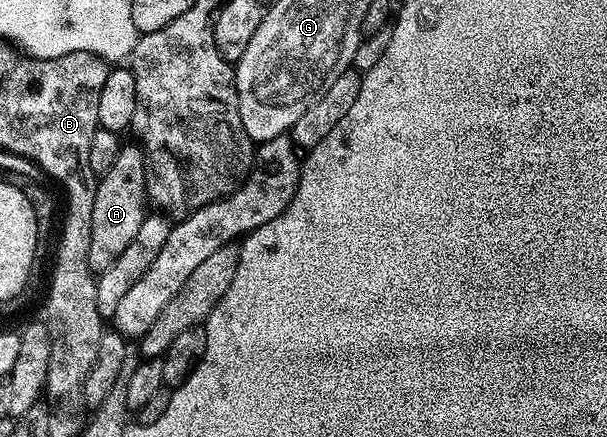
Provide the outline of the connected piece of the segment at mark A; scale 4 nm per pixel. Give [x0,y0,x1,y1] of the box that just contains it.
[88,144,150,275]

